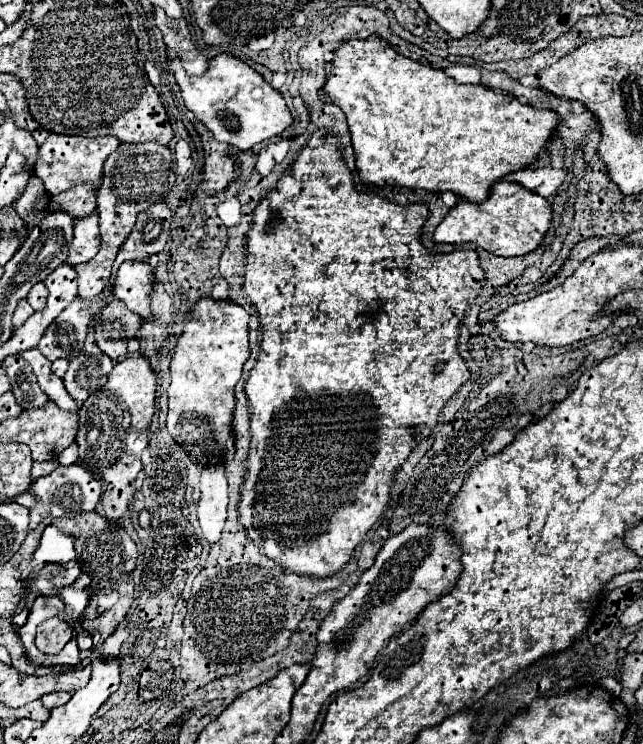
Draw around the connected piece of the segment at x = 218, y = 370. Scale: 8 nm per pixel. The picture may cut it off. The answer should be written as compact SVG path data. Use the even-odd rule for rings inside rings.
M201 298L175 346L169 392L177 392L179 400L197 400L205 394L227 394L227 390L233 394L233 388L241 378L243 364L249 358L247 324L249 314L235 302L215 302L211 298Z

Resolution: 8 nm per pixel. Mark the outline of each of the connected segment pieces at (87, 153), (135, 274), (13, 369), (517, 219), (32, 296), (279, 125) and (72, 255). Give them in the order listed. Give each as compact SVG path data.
M49 134L43 146L39 146L39 160L35 166L35 174L45 182L45 190L49 196L57 196L59 192L71 190L77 184L91 184L95 190L103 184L103 164L105 160L119 148L119 140L113 136L99 138L83 138L83 136L61 136Z
M123 262L117 270L117 282L113 294L125 302L125 306L139 314L143 320L153 320L151 292L155 274L147 262Z
M7 356L1 364L5 374L11 382L11 392L15 394L17 402L25 408L37 408L43 406L49 398L47 394L37 386L37 378L33 378L33 372L29 370L27 362L19 356Z
M497 182L491 188L489 200L483 204L475 204L469 200L459 202L449 210L443 222L435 228L433 240L447 242L447 244L461 244L461 242L475 242L479 248L489 250L497 256L525 256L539 248L547 230L553 222L553 208L549 200L541 198L525 190L517 182Z
M43 282L35 284L35 286L31 288L31 292L27 294L27 300L29 300L29 304L33 306L33 310L43 310L45 304L47 304L47 286L45 286Z
M219 54L209 60L209 70L203 76L189 76L179 58L169 60L169 68L181 88L185 106L203 122L215 136L215 140L231 144L239 150L249 150L261 140L279 136L293 124L293 116L285 104L285 98L271 88L271 84L239 58Z
M87 214L77 220L75 224L75 238L69 248L69 264L83 264L89 262L101 246L101 234L97 226L97 214Z

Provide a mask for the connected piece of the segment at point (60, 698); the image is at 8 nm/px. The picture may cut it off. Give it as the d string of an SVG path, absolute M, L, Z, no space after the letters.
M51 692L51 694L45 694L45 696L41 698L41 702L43 702L45 708L51 710L51 708L55 708L55 706L65 704L69 698L71 698L69 692Z

